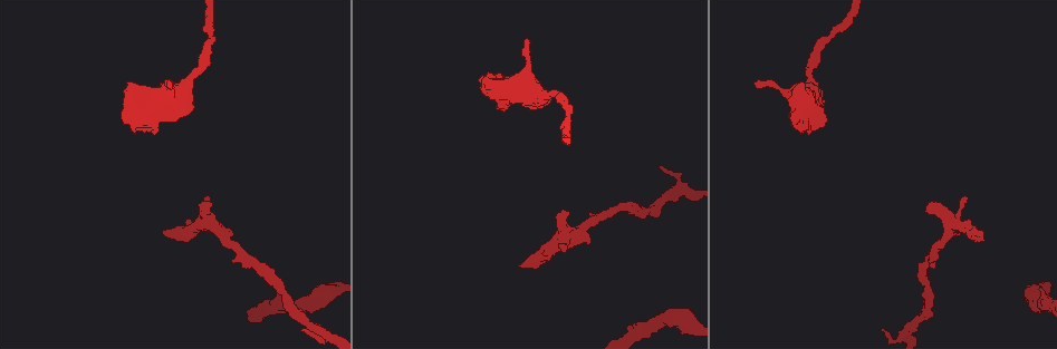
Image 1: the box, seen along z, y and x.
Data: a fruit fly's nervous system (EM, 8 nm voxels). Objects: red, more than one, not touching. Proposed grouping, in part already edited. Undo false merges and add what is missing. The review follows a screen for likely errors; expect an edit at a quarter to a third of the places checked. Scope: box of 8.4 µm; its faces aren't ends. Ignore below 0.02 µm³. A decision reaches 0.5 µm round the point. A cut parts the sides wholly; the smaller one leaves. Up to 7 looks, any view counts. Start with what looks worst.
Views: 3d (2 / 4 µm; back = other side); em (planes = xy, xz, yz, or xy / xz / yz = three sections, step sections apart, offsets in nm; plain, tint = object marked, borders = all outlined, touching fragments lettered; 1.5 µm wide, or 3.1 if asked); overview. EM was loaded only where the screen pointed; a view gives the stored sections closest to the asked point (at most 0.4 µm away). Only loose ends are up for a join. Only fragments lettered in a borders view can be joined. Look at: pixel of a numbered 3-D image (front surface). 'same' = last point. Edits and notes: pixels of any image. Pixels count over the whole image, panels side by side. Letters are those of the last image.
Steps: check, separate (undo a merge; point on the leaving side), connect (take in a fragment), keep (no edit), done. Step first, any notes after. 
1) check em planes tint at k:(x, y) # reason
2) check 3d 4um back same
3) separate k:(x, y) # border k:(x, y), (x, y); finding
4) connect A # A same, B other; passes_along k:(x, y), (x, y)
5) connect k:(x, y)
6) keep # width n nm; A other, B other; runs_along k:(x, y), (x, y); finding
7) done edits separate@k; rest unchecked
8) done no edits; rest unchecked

check 3d 4um at 1:(808, 135) # free end

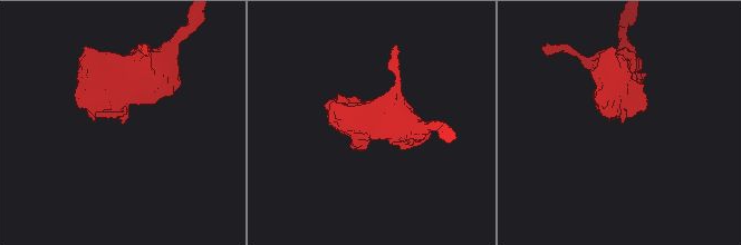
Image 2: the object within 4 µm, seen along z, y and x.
check em planes borders at 2:(624, 121)

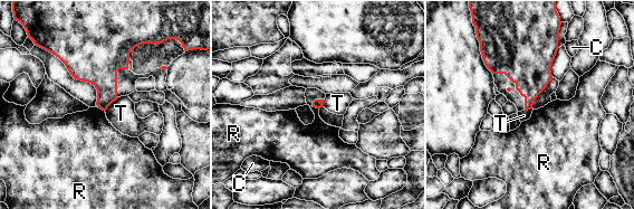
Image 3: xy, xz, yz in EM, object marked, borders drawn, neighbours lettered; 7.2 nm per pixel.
keep # C other, R other, T other; border 3:(97, 107), (104, 111); no lettered fragment goes on from it

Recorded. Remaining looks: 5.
check em 3.1um xz step 16 borders at 1:(521, 265) # an open end

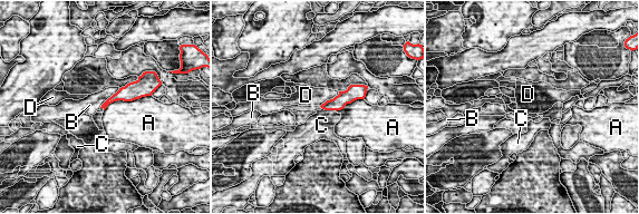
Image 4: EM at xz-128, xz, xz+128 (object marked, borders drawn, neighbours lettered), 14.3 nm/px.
check em 3.1um planes borders same

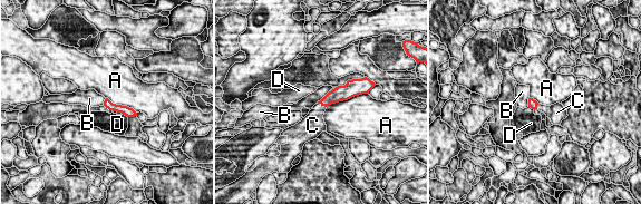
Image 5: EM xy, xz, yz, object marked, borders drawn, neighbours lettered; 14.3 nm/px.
connect C # A other, B other, C same, D other; passes_along 5:(336, 95), (323, 105), (314, 119); it goes on there

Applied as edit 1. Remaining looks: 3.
check 3d 4um at 1:(928, 202) # free end

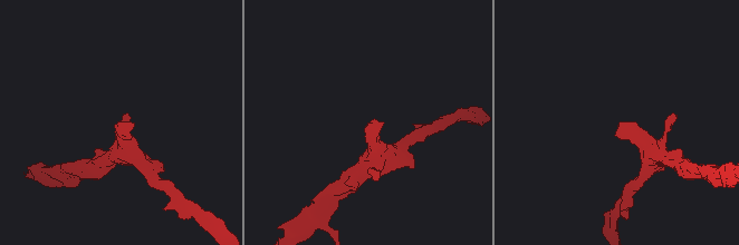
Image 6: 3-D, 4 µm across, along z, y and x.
check em planes borders at 6:(383, 121) # shape alone is not enough

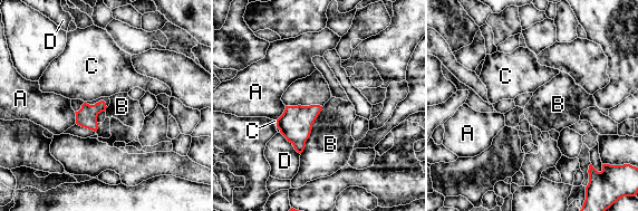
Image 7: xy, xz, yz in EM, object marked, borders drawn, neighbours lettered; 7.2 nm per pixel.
keep # width 150 nm; A other, B other, C other, D other; border 7:(322, 107), (300, 153); none of them fits

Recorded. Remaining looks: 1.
done edits connect@5; rest unchecked

